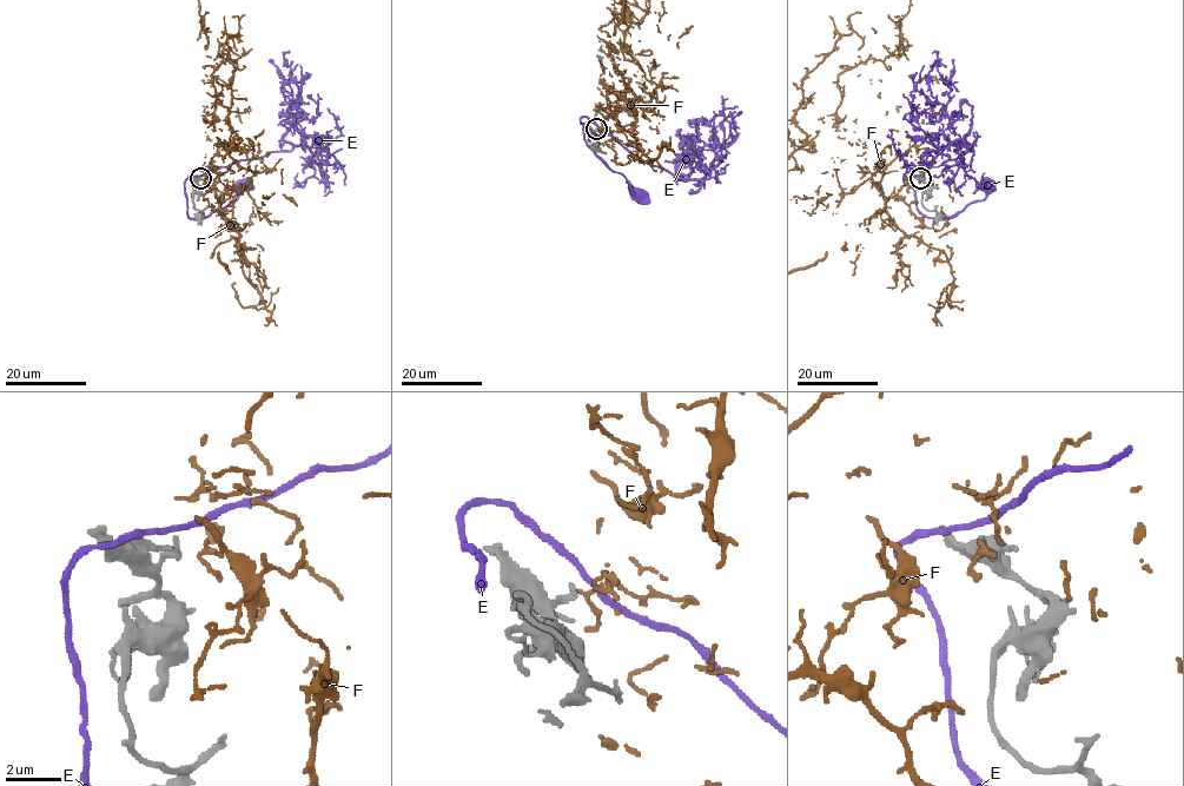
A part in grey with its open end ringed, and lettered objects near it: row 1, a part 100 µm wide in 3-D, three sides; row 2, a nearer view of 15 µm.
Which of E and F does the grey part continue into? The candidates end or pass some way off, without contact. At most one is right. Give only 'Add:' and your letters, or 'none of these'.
Add: none of these

